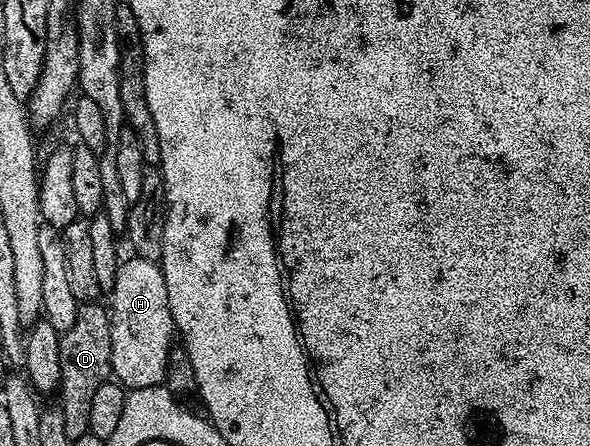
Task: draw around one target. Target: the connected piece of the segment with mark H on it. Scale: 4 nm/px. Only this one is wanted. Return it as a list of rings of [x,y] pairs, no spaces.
[[[130,256],[127,262],[125,259],[118,267],[108,298],[113,377],[130,390],[163,385],[166,365],[170,363],[170,341],[175,341],[176,331],[161,265],[137,256]]]

